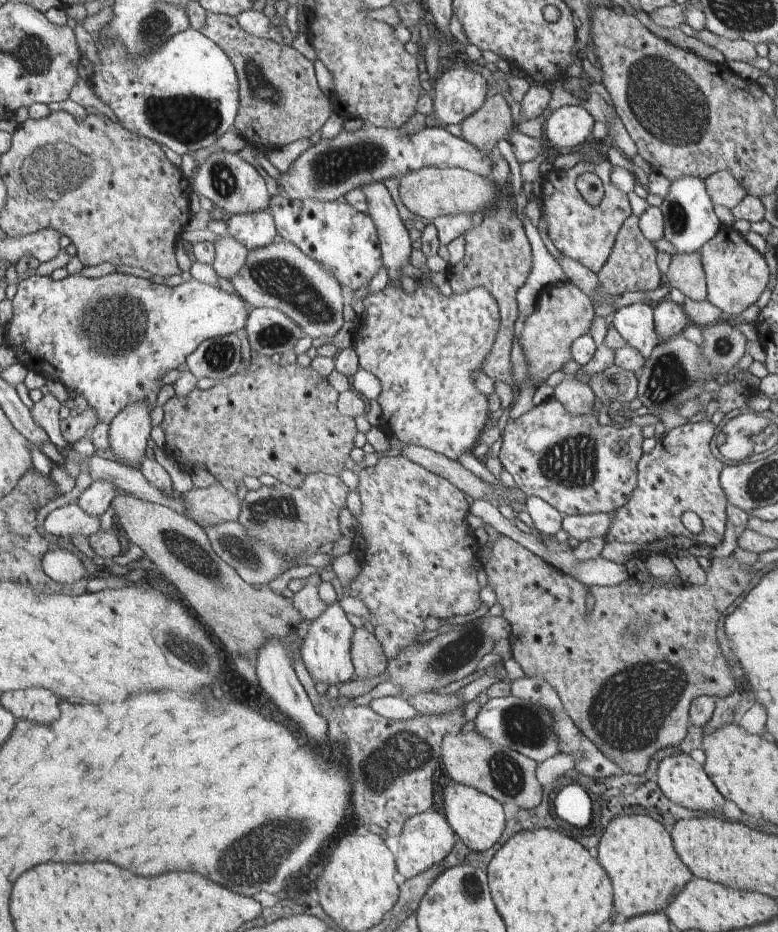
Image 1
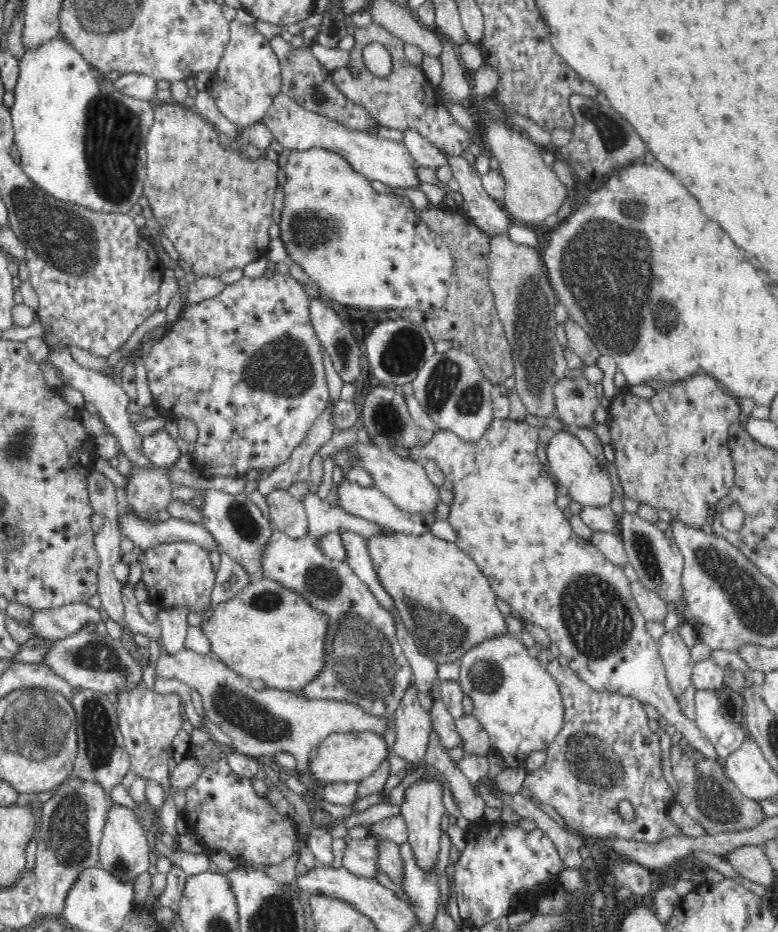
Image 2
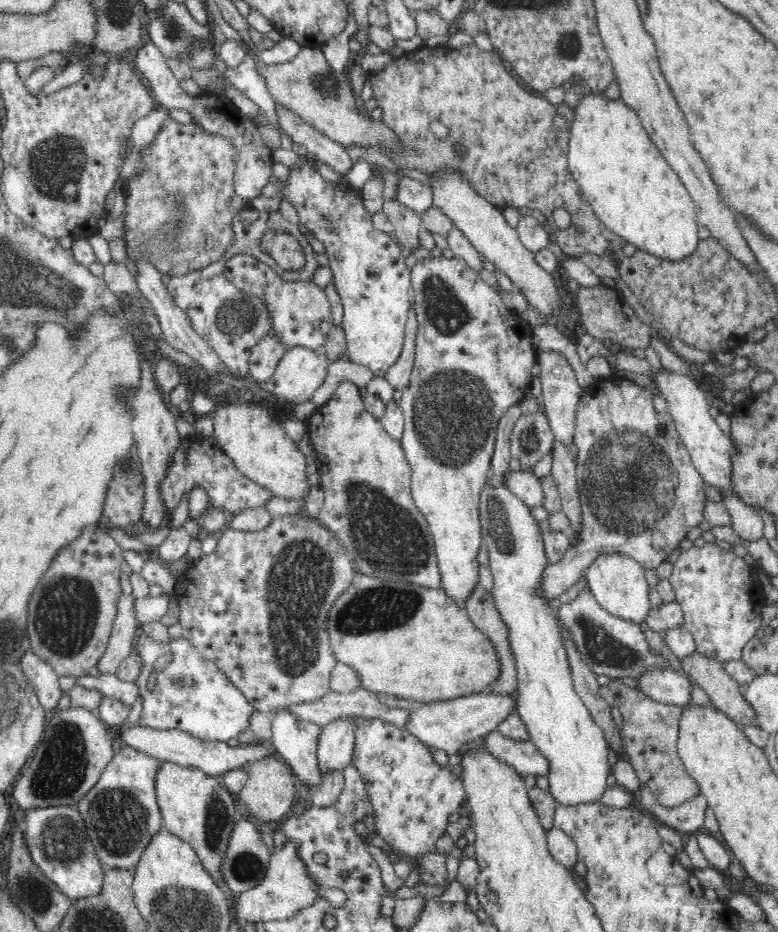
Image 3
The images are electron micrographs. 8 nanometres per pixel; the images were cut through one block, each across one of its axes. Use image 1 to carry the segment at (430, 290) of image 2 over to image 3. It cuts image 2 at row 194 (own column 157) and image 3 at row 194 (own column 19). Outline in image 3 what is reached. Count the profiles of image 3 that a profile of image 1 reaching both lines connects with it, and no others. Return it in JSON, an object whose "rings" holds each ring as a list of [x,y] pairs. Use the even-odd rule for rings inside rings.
{"rings":[[[299,163],[289,167],[288,179],[279,188],[282,198],[297,211],[300,224],[324,243],[325,253],[330,260],[329,268],[332,269],[332,283],[343,305],[343,320],[340,325],[346,335],[349,360],[366,366],[374,377],[385,377],[402,352],[407,316],[412,312],[412,272],[405,264],[406,252],[390,239],[390,235],[374,229],[372,214],[363,205],[362,190],[354,189],[345,182],[335,185],[329,183],[320,176],[318,168],[313,169],[310,164]]]}

